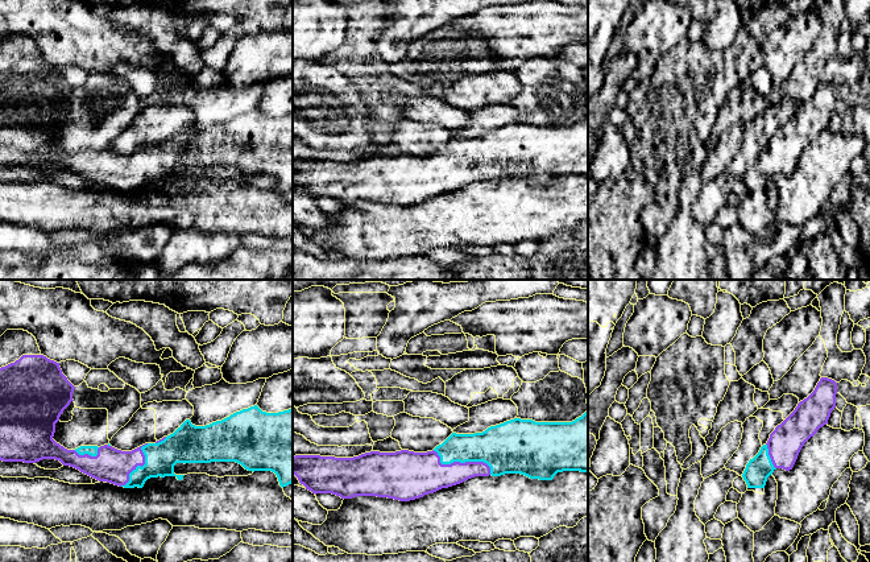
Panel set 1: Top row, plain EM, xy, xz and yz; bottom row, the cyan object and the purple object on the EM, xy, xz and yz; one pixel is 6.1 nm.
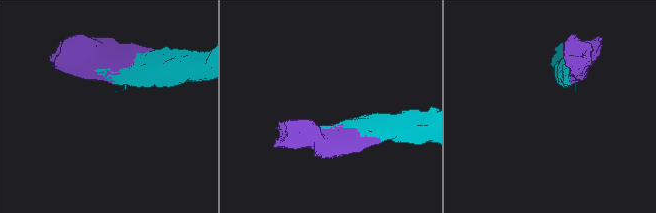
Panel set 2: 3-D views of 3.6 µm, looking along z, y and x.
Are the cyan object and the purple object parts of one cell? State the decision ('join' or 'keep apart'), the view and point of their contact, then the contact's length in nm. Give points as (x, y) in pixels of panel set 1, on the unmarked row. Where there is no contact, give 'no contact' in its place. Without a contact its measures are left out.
join | xz (462, 166) | 380 nm

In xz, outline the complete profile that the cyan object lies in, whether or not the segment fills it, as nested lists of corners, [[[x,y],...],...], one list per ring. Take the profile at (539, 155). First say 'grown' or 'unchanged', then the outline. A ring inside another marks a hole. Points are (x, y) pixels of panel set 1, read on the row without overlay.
grown; [[[588,116],[572,127],[535,127],[533,124],[514,123],[490,131],[482,137],[452,137],[442,149],[427,157],[401,154],[395,157],[370,156],[353,162],[320,160],[293,161],[293,178],[306,194],[315,199],[332,198],[341,203],[377,201],[410,206],[434,198],[442,193],[460,189],[475,181],[521,178],[530,183],[552,185],[558,177],[563,175],[588,177]]]

